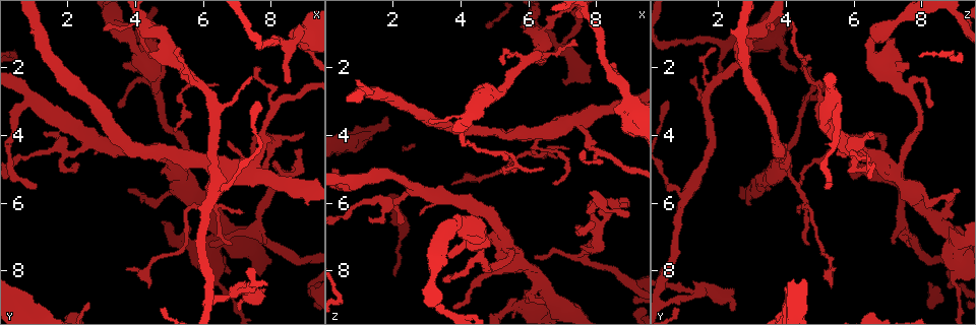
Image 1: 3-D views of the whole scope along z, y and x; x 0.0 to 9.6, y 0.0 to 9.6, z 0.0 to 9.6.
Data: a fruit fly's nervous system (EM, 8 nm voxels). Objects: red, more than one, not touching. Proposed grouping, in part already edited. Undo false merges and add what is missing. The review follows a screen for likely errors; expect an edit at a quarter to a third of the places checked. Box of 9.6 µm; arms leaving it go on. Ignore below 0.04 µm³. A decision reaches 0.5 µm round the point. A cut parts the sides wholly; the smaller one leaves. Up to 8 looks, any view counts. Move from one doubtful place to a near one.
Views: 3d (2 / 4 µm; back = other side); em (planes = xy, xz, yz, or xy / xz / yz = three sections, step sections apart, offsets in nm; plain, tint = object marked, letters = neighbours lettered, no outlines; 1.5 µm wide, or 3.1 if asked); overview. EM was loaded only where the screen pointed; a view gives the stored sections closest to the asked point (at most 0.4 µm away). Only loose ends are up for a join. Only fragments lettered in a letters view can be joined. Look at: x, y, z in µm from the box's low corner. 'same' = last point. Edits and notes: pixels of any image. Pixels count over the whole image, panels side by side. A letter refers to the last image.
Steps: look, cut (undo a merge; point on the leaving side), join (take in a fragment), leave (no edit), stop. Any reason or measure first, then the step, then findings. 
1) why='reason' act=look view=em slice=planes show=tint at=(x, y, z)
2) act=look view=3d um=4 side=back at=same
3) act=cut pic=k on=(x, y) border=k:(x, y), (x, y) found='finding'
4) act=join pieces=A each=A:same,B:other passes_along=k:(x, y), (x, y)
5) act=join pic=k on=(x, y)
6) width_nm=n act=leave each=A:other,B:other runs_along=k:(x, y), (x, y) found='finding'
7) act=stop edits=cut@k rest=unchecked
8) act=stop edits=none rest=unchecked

why='side arm on a straight run' act=look view=3d um=2 at=(6.25, 5.80, 1.05)

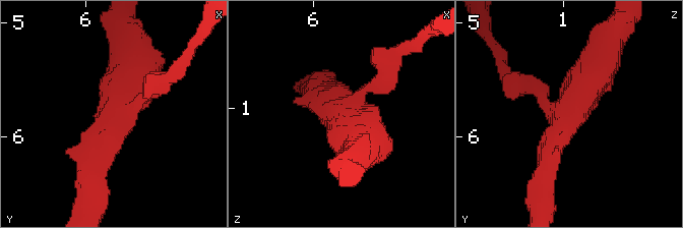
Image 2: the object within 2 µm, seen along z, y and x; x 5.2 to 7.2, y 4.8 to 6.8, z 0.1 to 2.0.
act=look view=em slice=planes show=letters at=(6.30, 5.80, 1.04)

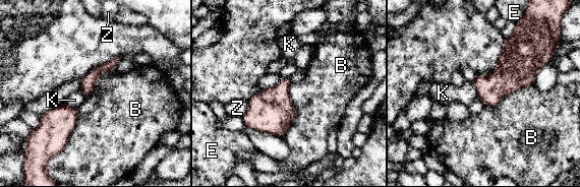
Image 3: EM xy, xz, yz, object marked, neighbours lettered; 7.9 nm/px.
act=leave each=B:other,E:other,K:other,Z:other border=3:(291, 84), (294, 120), (280, 137) found='one neuron here'

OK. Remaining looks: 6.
why='tapers out' act=look view=em slice=planes show=letters at=(8.40, 2.40, 1.95)

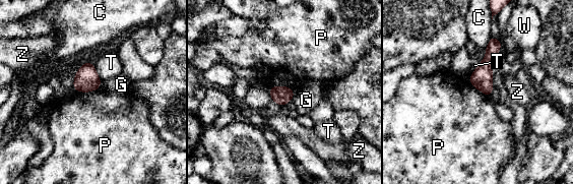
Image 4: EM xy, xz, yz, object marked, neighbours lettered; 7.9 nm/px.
act=leave each=C:other,G:other,P:other,T:other,W:other,Z:other border=4:(100, 86), (86, 92), (75, 90) found='no lettered fragment goes on from it'

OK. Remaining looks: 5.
why='free end' act=look view=3d um=4 at=(8.85, 4.35, 6.05)

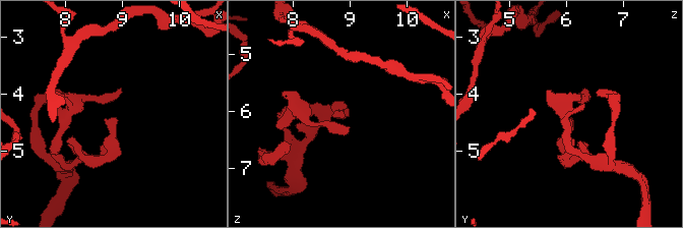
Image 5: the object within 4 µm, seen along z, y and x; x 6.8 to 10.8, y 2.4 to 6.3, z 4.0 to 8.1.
act=look view=em slice=planes show=tint at=(8.85, 4.35, 6.05)

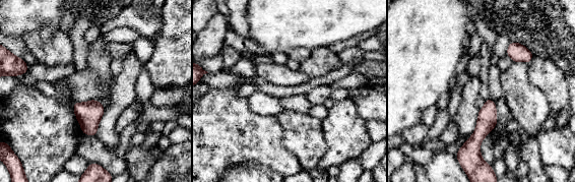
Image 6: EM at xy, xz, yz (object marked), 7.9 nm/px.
act=look view=em slice=planes show=letters at=same

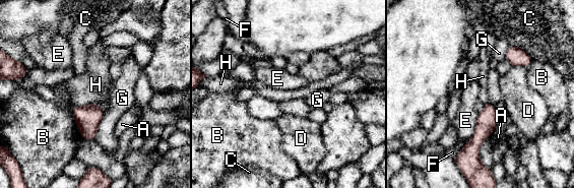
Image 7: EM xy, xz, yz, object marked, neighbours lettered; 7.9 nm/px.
act=leave each=A:other,B:other,C:other,D:other,E:other,F:other,G:other,H:other border=7:(94, 102), (88, 105), (72, 107) found='no lettered fragment goes on from it'

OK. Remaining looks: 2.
act=stop edits=none rest=unchecked

